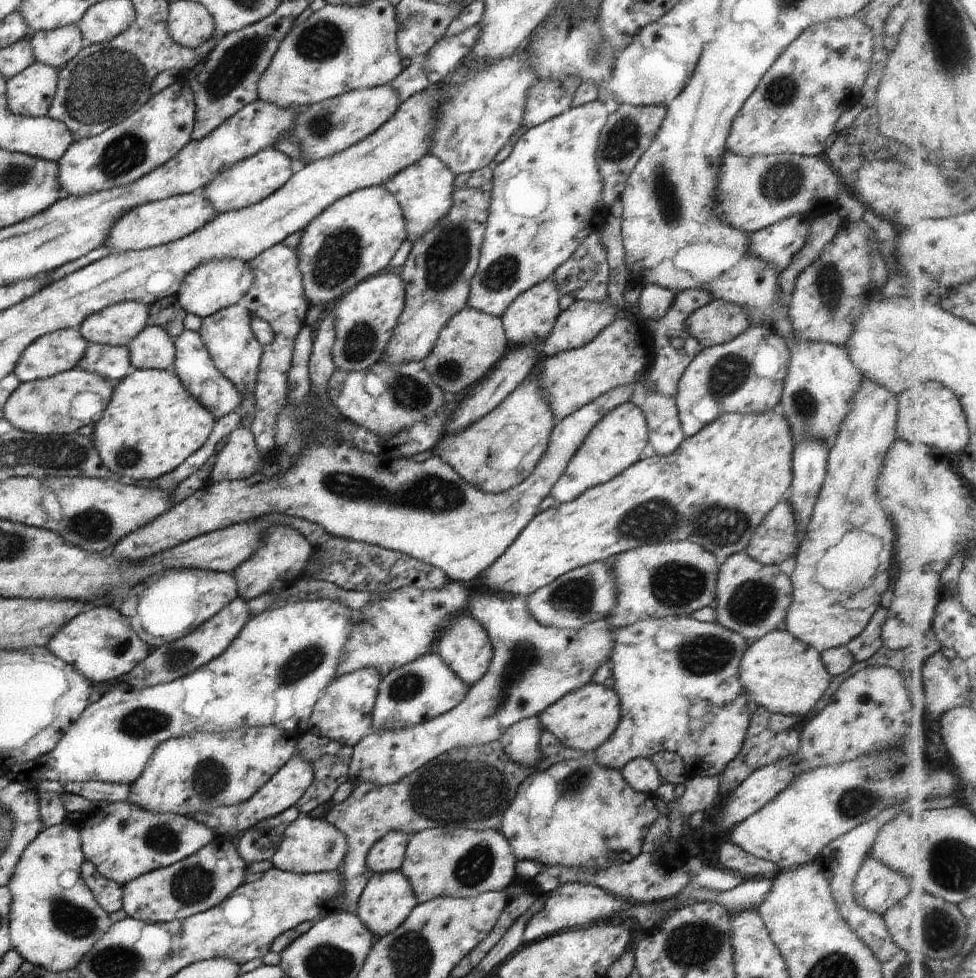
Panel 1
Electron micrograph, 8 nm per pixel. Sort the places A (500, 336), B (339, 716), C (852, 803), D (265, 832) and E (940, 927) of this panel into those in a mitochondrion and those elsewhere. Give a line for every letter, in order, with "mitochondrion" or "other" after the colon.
A: other
B: other
C: mitochondrion
D: other
E: mitochondrion

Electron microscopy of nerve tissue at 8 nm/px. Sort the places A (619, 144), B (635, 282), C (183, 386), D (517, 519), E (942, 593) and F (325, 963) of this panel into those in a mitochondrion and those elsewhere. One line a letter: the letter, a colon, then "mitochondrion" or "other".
A: mitochondrion
B: other
C: other
D: other
E: other
F: mitochondrion

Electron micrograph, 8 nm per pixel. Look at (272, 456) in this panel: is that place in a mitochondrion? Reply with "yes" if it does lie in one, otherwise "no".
no

